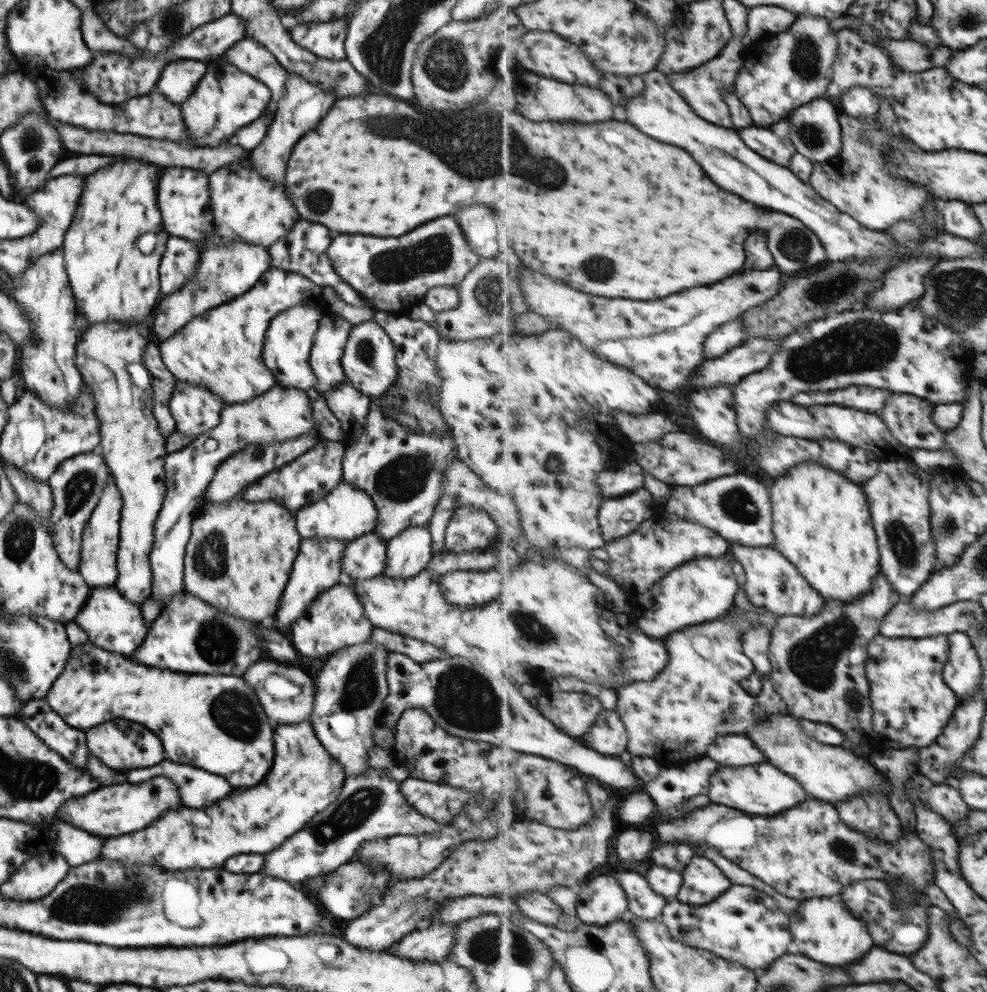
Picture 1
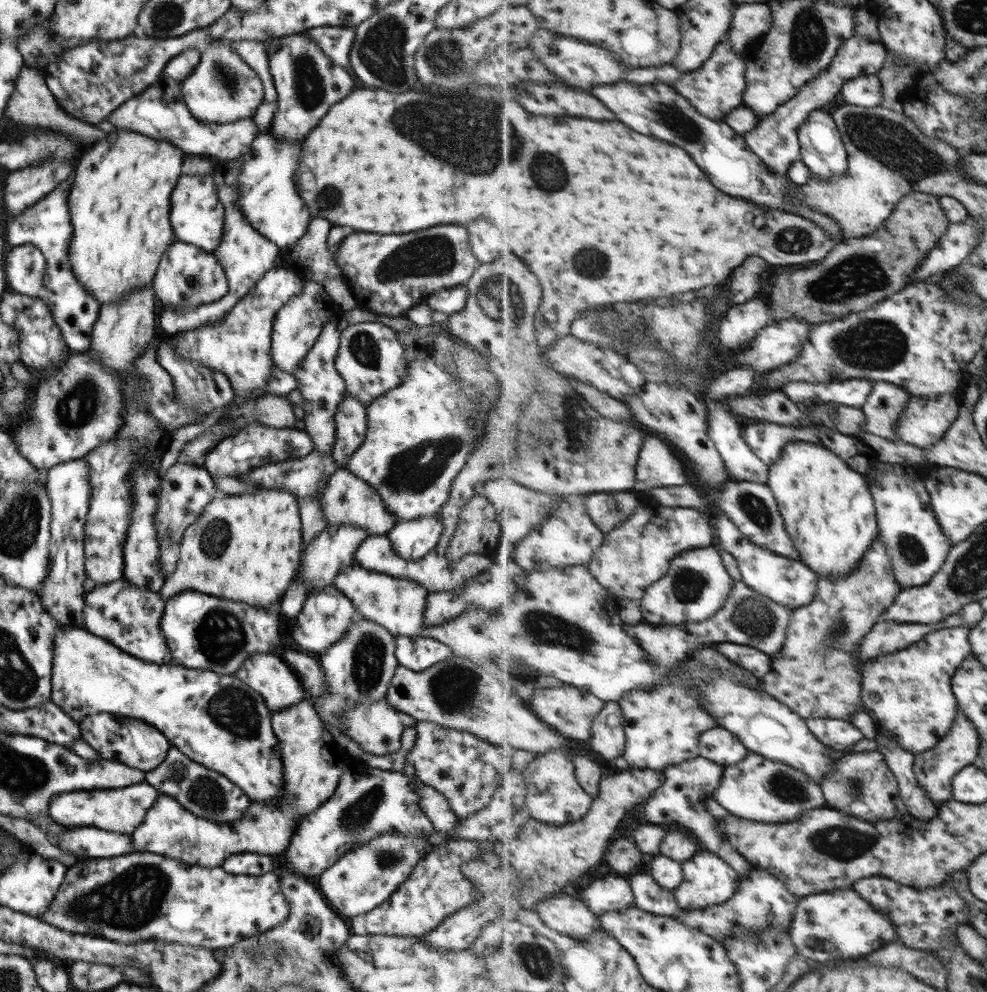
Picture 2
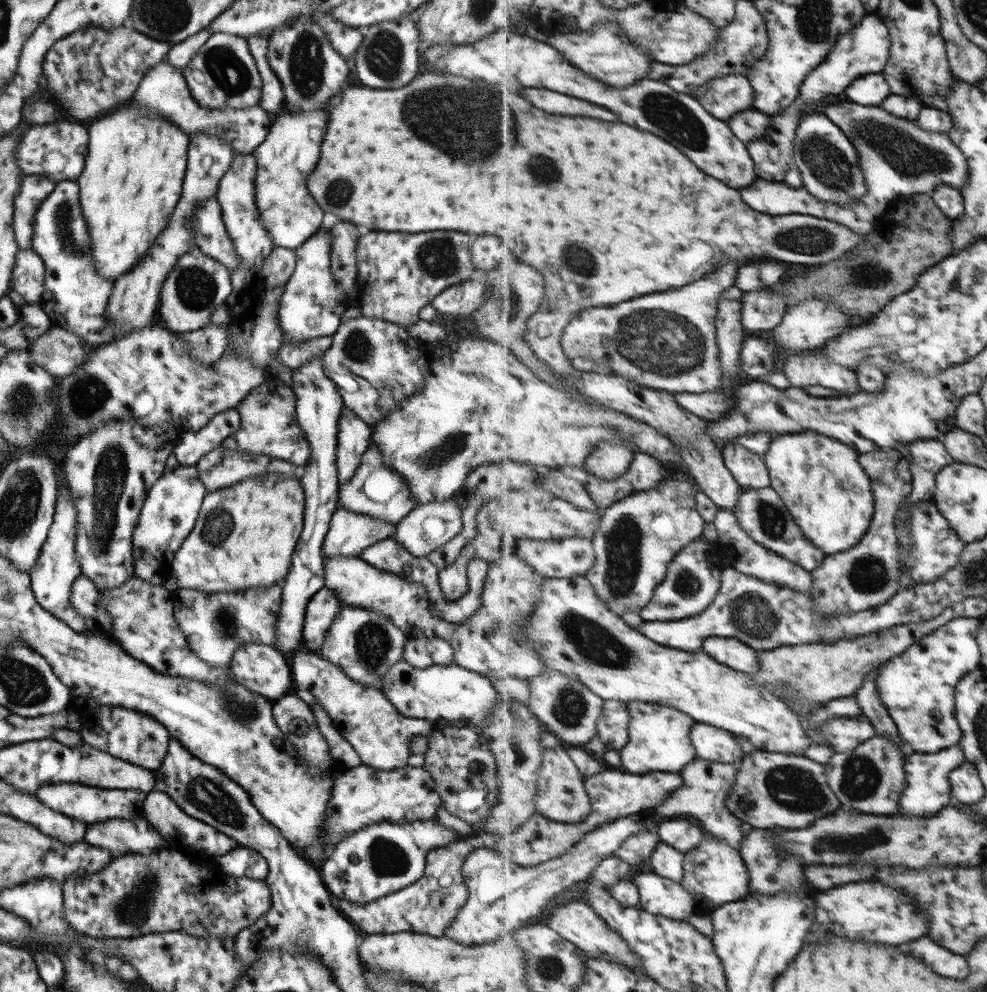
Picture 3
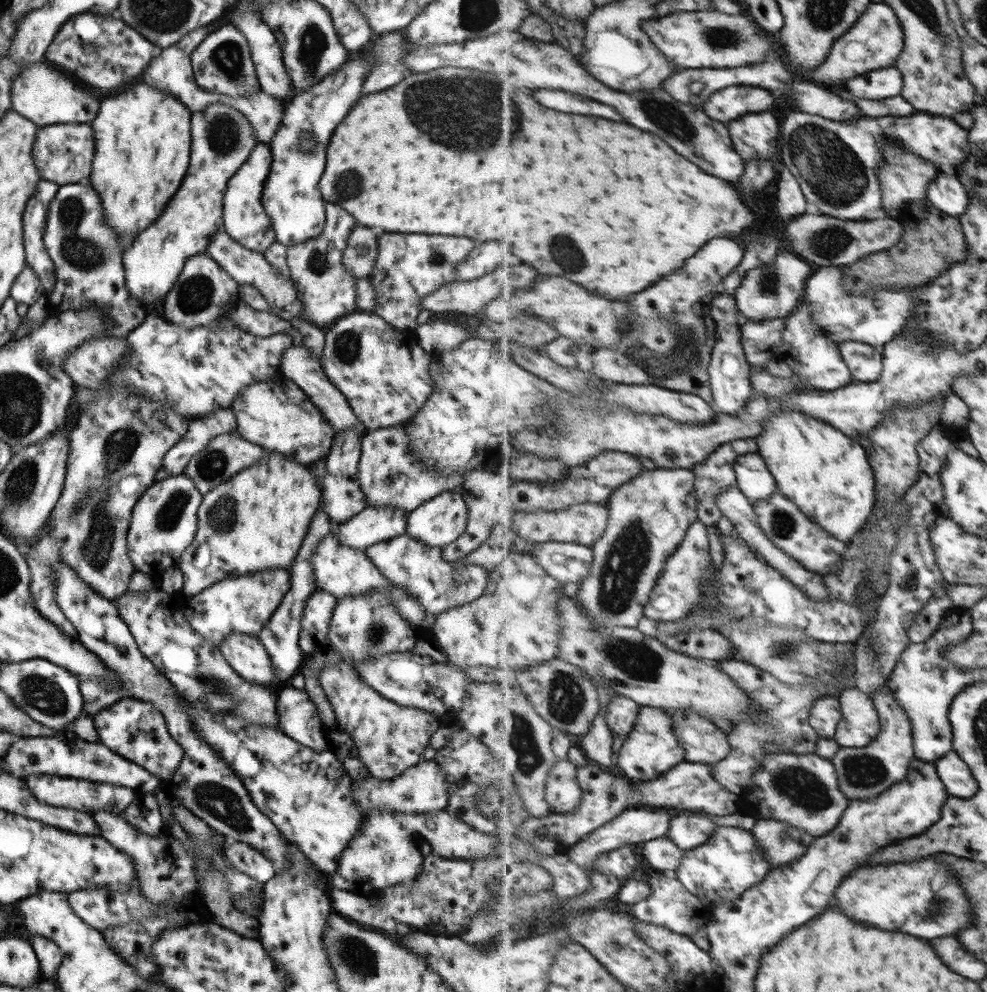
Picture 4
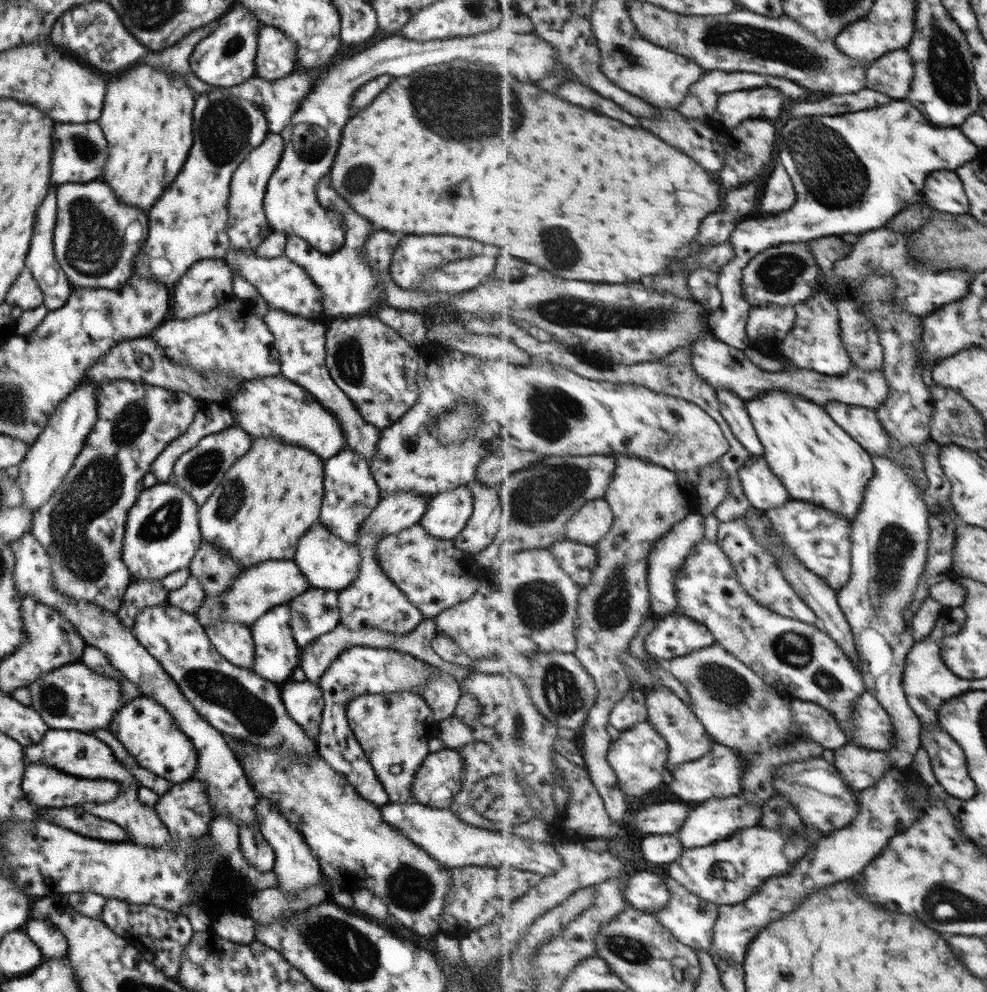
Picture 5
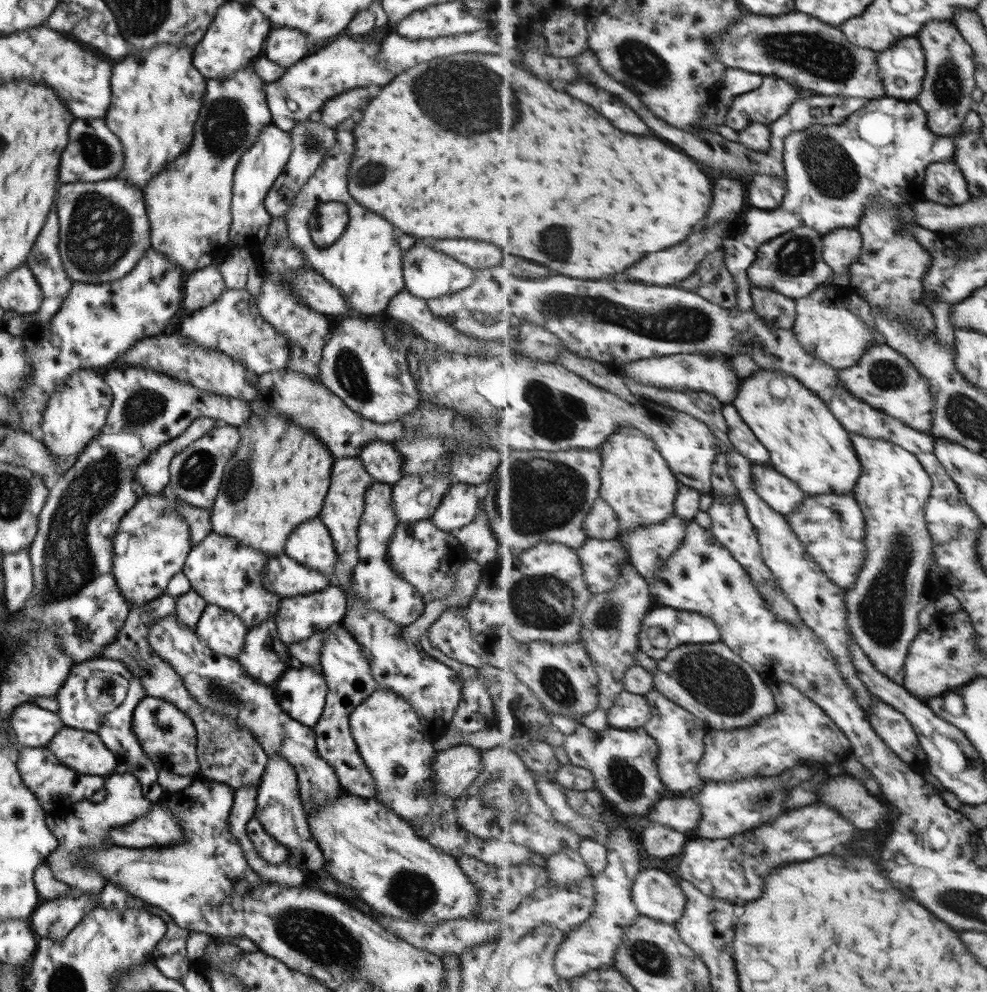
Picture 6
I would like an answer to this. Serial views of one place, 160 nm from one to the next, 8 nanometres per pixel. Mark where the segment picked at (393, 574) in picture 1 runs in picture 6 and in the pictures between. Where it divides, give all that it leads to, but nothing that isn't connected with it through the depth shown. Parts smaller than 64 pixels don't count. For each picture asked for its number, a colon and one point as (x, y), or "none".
2: (410, 539)
3: (423, 529)
4: (436, 522)
5: (446, 513)
6: (457, 507)

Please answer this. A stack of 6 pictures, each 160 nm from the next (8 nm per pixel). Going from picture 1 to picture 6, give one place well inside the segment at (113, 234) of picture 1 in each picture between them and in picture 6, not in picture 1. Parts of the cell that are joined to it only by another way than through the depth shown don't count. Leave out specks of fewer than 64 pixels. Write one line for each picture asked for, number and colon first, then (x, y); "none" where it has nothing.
2: (118, 200)
3: (131, 179)
4: (142, 135)
5: (146, 118)
6: (156, 94)

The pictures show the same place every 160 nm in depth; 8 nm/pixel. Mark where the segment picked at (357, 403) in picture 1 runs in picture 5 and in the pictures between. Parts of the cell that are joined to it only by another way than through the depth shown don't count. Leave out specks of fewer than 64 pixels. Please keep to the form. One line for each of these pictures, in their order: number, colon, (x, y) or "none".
2: (350, 419)
3: (353, 436)
4: (342, 498)
5: (349, 493)

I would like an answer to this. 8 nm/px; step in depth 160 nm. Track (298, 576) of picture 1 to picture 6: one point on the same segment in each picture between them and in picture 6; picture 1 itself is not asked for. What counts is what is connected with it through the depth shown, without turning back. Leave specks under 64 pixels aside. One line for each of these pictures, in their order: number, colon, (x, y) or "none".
2: (332, 550)
3: (349, 533)
4: (371, 525)
5: (392, 513)
6: (414, 498)

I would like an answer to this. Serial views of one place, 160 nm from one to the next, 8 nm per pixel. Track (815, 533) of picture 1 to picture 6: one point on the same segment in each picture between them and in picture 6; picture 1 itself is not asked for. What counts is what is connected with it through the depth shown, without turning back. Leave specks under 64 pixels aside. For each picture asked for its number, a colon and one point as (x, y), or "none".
2: (829, 510)
3: (826, 489)
4: (828, 474)
5: (818, 461)
6: (807, 443)

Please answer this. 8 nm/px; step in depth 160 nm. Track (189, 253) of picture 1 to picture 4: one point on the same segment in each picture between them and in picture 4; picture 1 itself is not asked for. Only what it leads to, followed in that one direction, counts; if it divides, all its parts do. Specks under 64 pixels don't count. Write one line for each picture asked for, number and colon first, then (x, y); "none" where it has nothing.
2: (186, 277)
3: (196, 284)
4: (203, 291)

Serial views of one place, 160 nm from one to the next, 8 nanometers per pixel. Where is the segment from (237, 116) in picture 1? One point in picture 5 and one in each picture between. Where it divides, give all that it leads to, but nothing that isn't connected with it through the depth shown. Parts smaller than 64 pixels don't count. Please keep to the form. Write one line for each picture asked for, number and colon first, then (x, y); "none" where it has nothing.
2: (222, 88)
3: (222, 74)
4: (221, 63)
5: (225, 57)

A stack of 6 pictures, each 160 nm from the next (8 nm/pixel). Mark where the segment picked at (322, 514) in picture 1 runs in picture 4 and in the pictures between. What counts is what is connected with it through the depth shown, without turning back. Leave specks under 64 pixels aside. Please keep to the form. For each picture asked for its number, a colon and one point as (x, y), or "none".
2: (346, 499)
3: (374, 490)
4: (389, 474)

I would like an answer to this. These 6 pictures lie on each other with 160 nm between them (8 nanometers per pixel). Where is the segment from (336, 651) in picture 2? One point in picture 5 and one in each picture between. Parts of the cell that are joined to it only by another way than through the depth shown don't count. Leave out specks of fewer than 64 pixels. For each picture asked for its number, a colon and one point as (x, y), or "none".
3: (362, 643)
4: (365, 625)
5: (371, 600)

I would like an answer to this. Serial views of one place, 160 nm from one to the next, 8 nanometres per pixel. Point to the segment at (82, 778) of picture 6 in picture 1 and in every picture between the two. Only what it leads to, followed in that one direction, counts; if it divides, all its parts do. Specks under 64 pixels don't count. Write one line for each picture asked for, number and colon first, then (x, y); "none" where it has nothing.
1: (114, 810)
2: (121, 810)
3: (90, 805)
4: (54, 791)
5: (42, 786)

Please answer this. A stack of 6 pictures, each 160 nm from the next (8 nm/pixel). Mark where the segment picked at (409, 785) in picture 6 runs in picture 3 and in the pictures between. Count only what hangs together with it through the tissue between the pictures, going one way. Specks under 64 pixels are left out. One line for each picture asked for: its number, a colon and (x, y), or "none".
3: (380, 736)
4: (388, 738)
5: (391, 729)

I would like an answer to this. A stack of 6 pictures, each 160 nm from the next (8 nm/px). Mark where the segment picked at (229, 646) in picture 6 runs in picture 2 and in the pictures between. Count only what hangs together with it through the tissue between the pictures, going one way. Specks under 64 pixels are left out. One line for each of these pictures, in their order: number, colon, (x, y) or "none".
2: (266, 673)
3: (259, 668)
4: (247, 657)
5: (231, 640)

